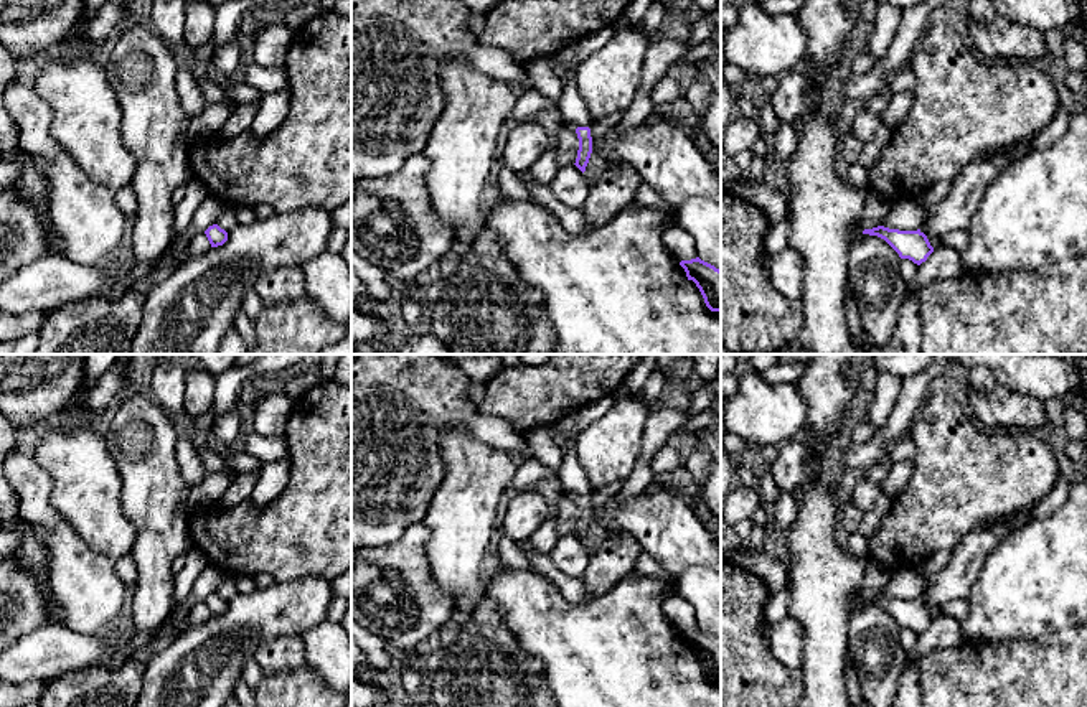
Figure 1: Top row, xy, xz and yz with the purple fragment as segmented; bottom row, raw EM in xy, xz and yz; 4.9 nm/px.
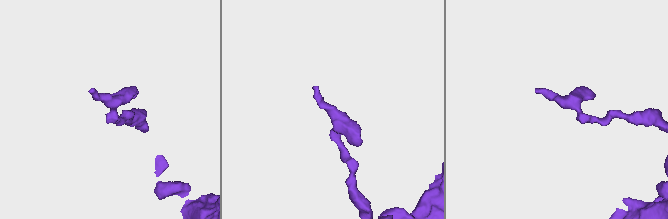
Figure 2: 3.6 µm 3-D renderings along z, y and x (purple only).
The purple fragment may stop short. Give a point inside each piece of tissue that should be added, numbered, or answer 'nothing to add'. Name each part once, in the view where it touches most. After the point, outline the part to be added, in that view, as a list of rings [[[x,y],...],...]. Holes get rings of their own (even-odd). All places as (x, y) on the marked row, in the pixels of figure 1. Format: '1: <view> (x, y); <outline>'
nothing to add

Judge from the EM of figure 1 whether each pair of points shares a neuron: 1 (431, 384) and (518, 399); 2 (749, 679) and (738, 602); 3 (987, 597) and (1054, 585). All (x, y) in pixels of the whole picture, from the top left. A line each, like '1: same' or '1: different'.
1: different
2: same
3: same

